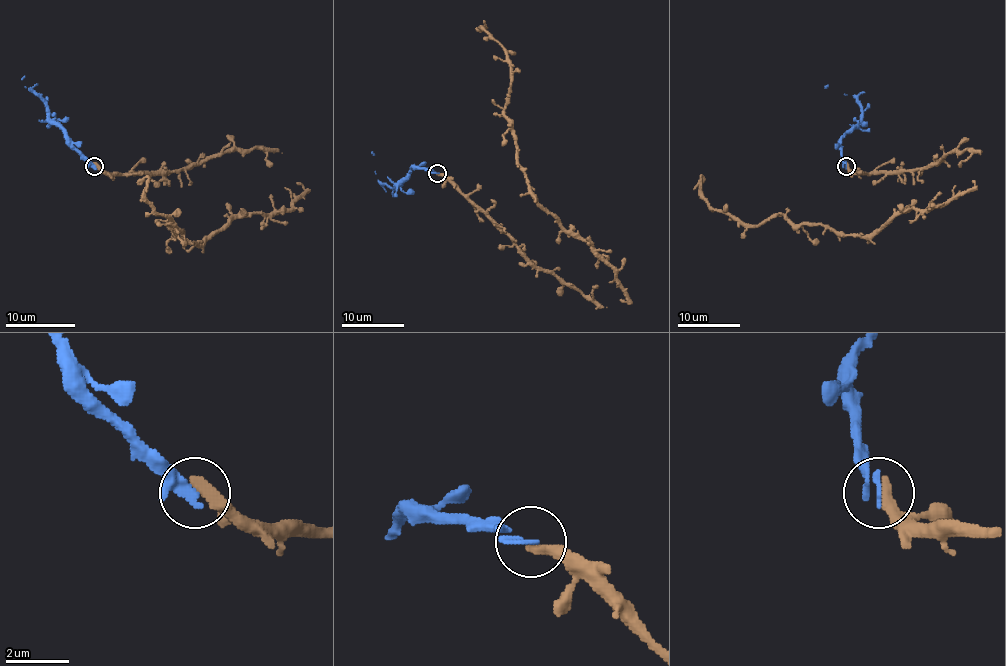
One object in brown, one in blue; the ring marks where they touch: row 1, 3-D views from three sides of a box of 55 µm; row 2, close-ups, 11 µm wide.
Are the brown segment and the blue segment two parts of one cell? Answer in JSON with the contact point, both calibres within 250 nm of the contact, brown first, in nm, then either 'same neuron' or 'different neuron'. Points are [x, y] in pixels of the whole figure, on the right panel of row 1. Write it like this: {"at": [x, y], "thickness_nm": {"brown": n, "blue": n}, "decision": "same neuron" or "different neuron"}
{"at": [846, 166], "thickness_nm": {"brown": 400, "blue": 280}, "decision": "same neuron"}

